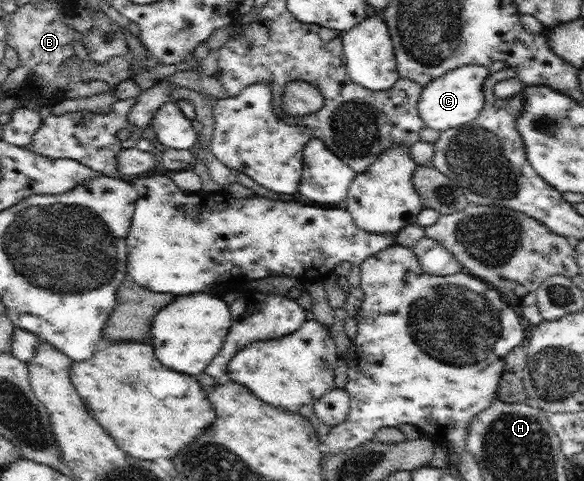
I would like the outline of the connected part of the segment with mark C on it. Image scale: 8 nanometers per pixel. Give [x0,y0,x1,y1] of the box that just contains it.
[417,64,489,132]

